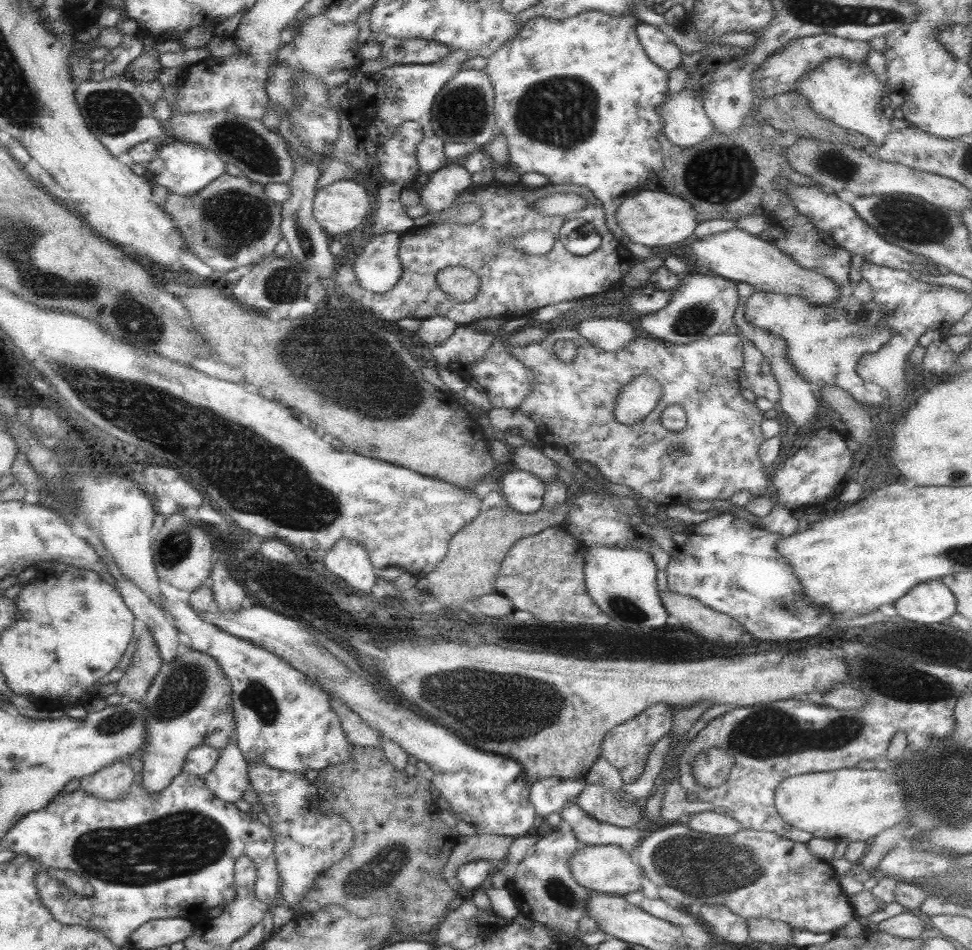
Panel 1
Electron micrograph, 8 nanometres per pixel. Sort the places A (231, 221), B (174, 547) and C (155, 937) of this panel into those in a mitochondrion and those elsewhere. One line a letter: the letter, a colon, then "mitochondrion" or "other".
A: mitochondrion
B: mitochondrion
C: other

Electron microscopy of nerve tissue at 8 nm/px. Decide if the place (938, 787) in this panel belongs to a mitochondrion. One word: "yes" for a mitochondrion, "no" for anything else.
yes

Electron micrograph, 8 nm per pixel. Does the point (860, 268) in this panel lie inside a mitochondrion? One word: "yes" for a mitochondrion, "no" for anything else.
no

